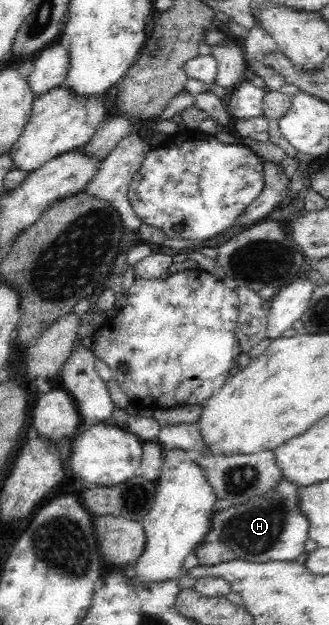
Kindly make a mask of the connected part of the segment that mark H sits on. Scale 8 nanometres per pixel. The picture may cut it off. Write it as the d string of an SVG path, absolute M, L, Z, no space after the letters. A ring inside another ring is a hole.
M283 479L274 490L257 495L249 503L232 506L216 512L210 531L203 542L220 540L225 543L238 559L250 563L268 561L292 561L304 552L304 543L309 530L308 520L302 515L298 495L298 485Z

